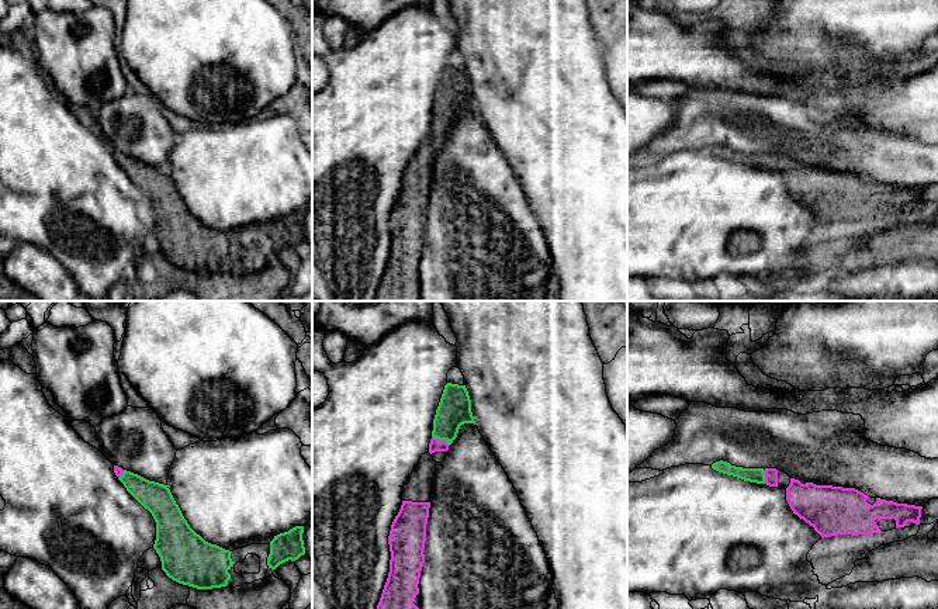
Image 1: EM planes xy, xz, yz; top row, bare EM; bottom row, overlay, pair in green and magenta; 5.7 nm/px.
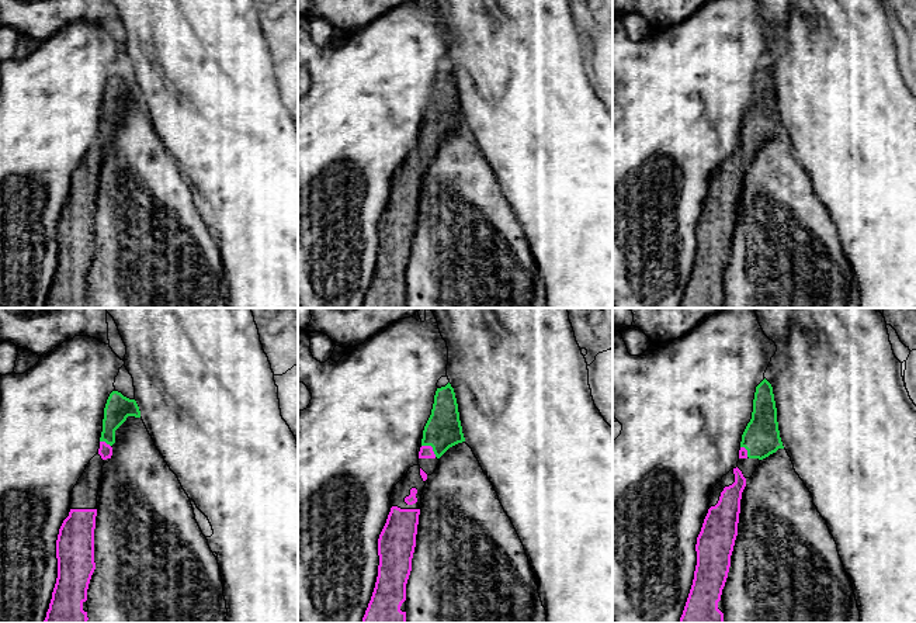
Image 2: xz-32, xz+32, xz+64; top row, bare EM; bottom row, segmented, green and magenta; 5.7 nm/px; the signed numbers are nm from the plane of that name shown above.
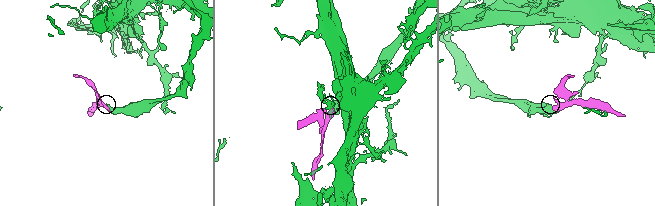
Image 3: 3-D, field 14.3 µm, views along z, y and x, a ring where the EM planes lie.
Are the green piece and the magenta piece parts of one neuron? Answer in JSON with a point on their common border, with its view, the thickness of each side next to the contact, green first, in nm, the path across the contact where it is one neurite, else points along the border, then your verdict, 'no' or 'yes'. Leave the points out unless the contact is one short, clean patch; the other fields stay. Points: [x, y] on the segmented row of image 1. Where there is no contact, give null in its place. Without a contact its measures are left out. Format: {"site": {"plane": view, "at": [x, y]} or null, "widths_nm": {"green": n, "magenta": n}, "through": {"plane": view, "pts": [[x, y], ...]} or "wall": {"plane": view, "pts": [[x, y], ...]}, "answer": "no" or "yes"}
{"site": {"plane": "xz", "at": [440, 439]}, "widths_nm": {"green": 190, "magenta": 70}, "answer": "yes"}

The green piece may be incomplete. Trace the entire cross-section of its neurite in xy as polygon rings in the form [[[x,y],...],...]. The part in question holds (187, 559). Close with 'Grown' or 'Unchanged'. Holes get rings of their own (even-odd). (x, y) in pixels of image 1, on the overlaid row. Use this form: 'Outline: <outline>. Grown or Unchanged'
Outline: [[[114,466],[114,473],[127,491],[152,513],[156,522],[153,549],[166,575],[197,589],[226,586],[232,551],[205,541],[190,527],[167,485],[118,466]]]. Grown

